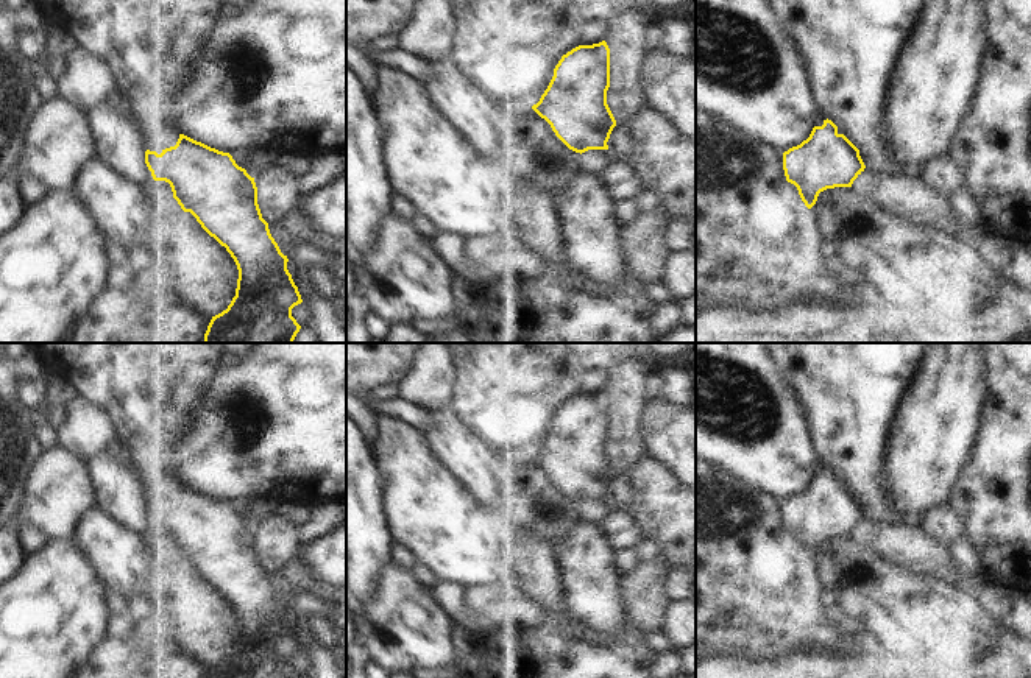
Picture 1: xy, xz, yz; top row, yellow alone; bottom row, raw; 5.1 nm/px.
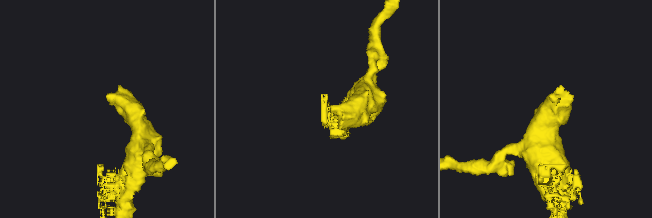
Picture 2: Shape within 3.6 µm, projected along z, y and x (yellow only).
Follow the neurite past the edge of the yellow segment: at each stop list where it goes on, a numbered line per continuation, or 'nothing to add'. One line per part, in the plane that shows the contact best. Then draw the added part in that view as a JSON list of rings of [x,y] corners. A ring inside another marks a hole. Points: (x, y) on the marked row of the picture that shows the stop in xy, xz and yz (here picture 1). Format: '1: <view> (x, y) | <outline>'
1: xy (156, 142) | [[[147,129],[142,134],[145,148],[150,151],[156,151],[158,154],[161,154],[165,148],[175,147],[179,134],[178,132],[172,132],[172,131],[165,131],[165,132],[153,132],[150,129]]]

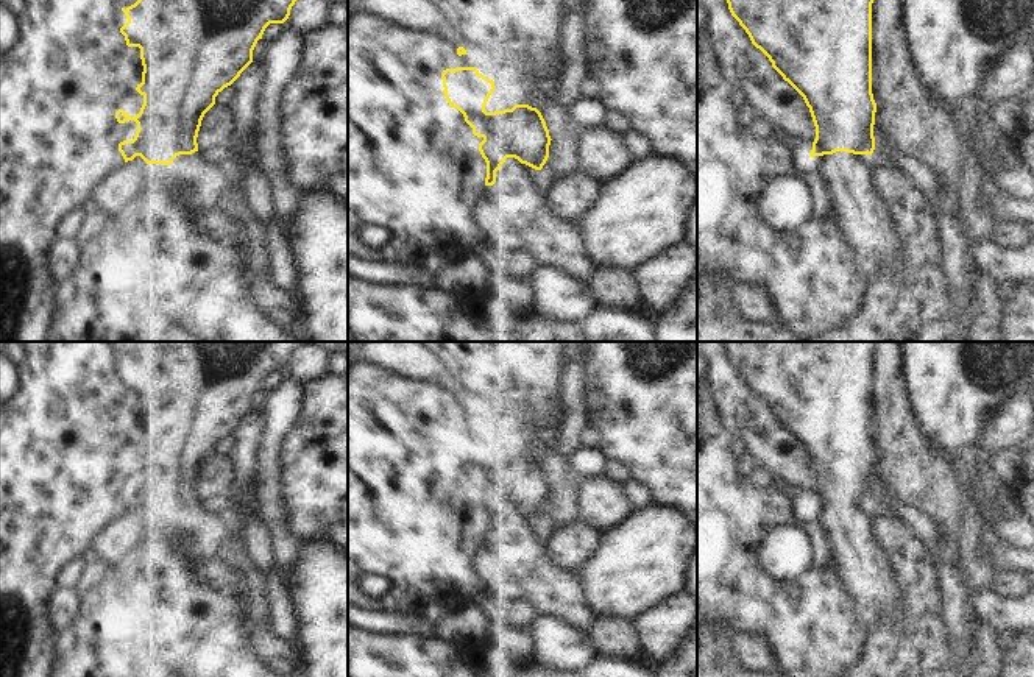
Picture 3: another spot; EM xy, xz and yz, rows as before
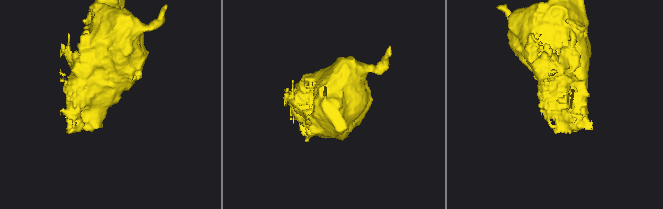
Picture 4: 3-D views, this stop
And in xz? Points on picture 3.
nothing to add

